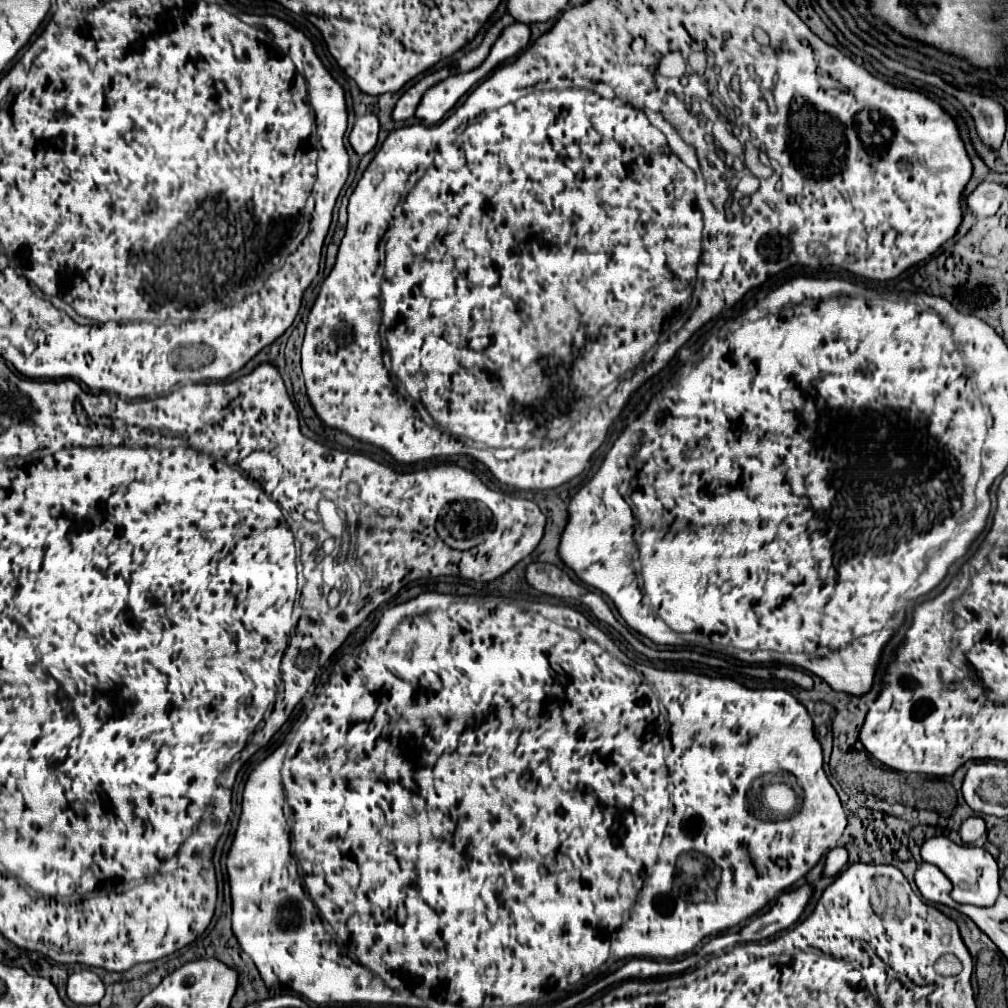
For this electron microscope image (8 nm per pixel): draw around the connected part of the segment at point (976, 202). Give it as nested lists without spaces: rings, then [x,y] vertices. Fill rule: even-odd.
[[[981,183],[971,195],[965,197],[965,203],[967,203],[969,211],[979,219],[979,217],[995,215],[1003,197],[1005,197],[1005,187],[1003,185]]]

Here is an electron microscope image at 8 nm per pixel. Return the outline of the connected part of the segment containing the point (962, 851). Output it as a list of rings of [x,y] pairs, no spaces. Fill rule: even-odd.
[[[933,837],[933,839],[925,841],[925,845],[921,847],[921,857],[923,857],[923,861],[939,867],[949,877],[949,881],[953,883],[951,897],[957,903],[991,907],[991,905],[995,905],[997,897],[1001,895],[997,861],[985,849],[971,847],[971,845],[957,845],[947,837]]]

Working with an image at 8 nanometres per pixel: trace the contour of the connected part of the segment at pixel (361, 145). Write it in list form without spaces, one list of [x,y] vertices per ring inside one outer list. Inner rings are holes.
[[[367,113],[359,117],[349,133],[349,143],[357,155],[369,153],[375,143],[377,143],[377,133],[379,133],[379,121],[373,113]]]

